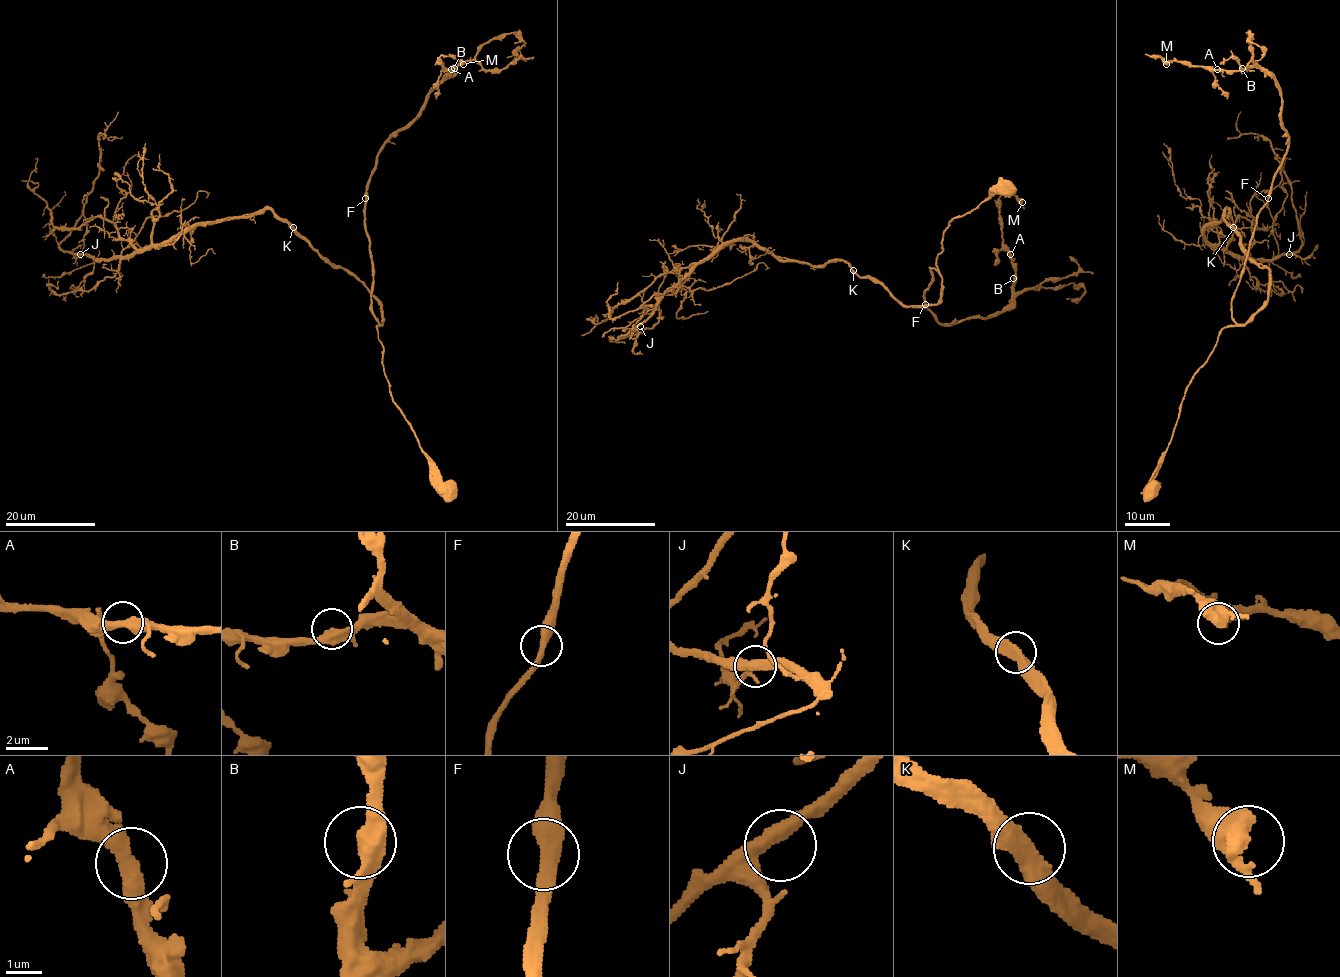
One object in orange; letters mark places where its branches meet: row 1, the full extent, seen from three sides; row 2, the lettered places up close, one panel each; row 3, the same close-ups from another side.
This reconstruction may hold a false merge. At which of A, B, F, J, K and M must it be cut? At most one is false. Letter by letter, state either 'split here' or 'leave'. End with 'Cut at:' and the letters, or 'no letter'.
A: leave
B: leave
F: leave
J: leave
K: leave
M: leave
Cut at: no letter

